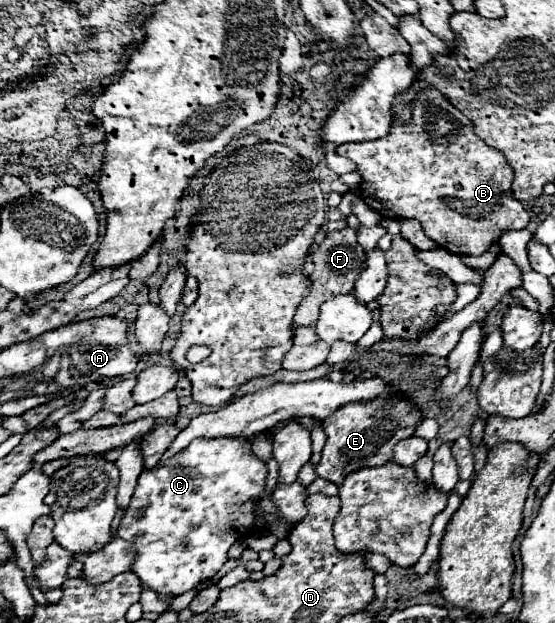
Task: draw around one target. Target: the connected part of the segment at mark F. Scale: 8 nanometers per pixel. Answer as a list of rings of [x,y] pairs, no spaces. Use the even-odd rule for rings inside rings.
[[[345,227],[341,231],[327,233],[325,241],[313,249],[311,261],[313,261],[315,269],[309,275],[311,277],[309,295],[301,301],[301,307],[295,313],[293,329],[297,329],[297,327],[313,327],[315,319],[319,317],[319,305],[323,301],[327,301],[329,297],[347,295],[347,293],[353,291],[353,283],[355,283],[357,275],[361,273],[361,269],[365,267],[365,249],[357,243],[357,231],[351,229],[351,227]]]

